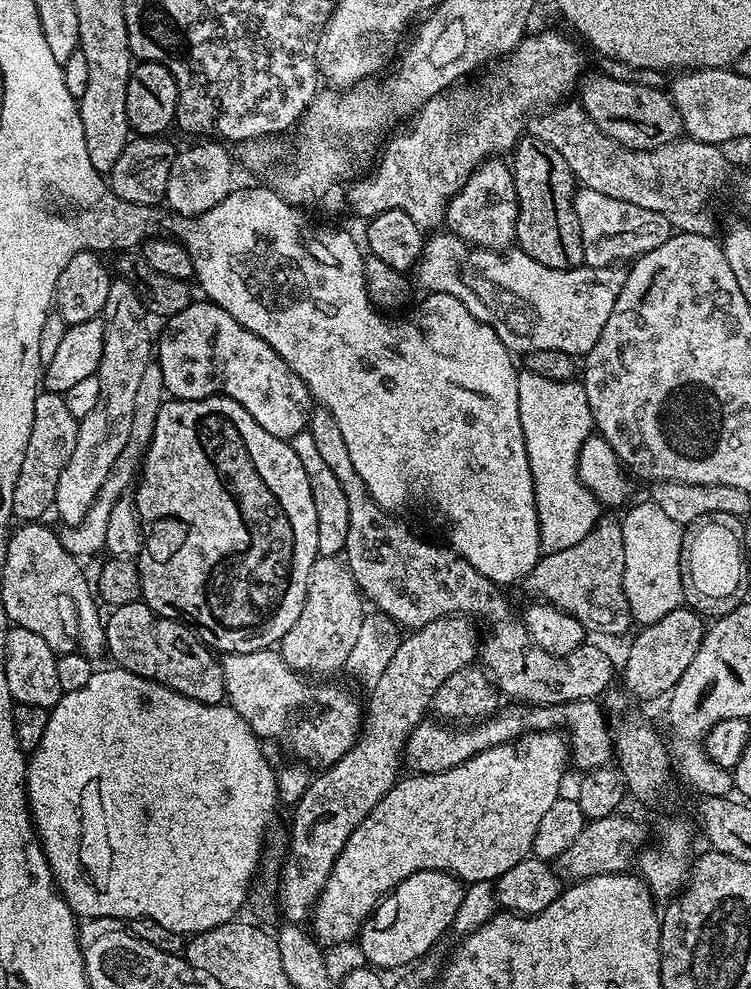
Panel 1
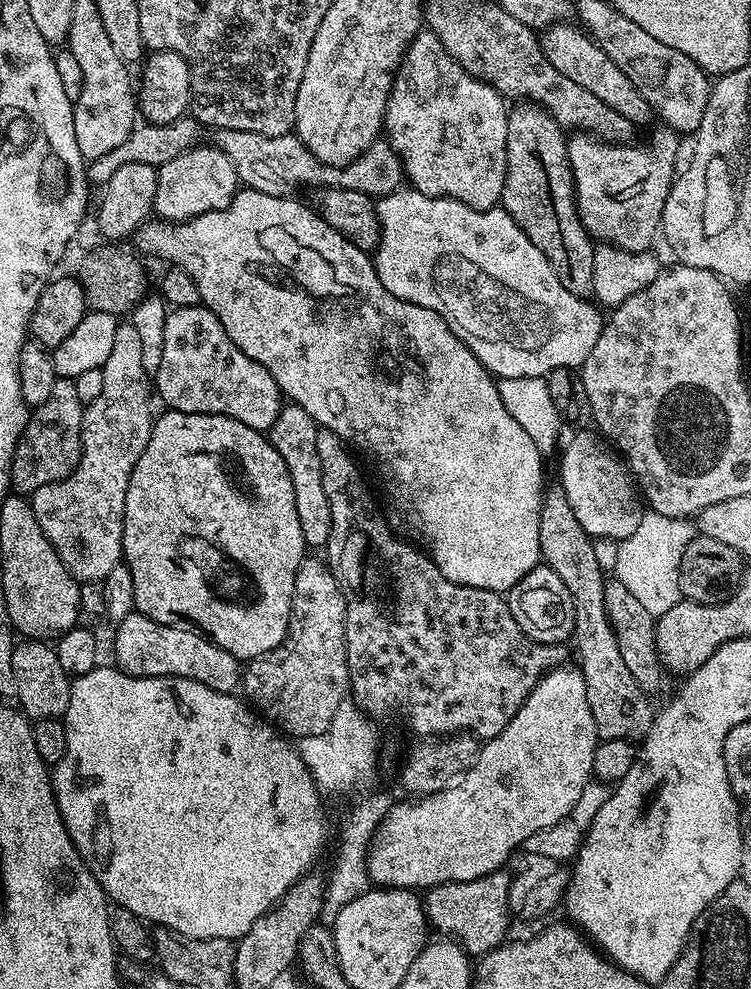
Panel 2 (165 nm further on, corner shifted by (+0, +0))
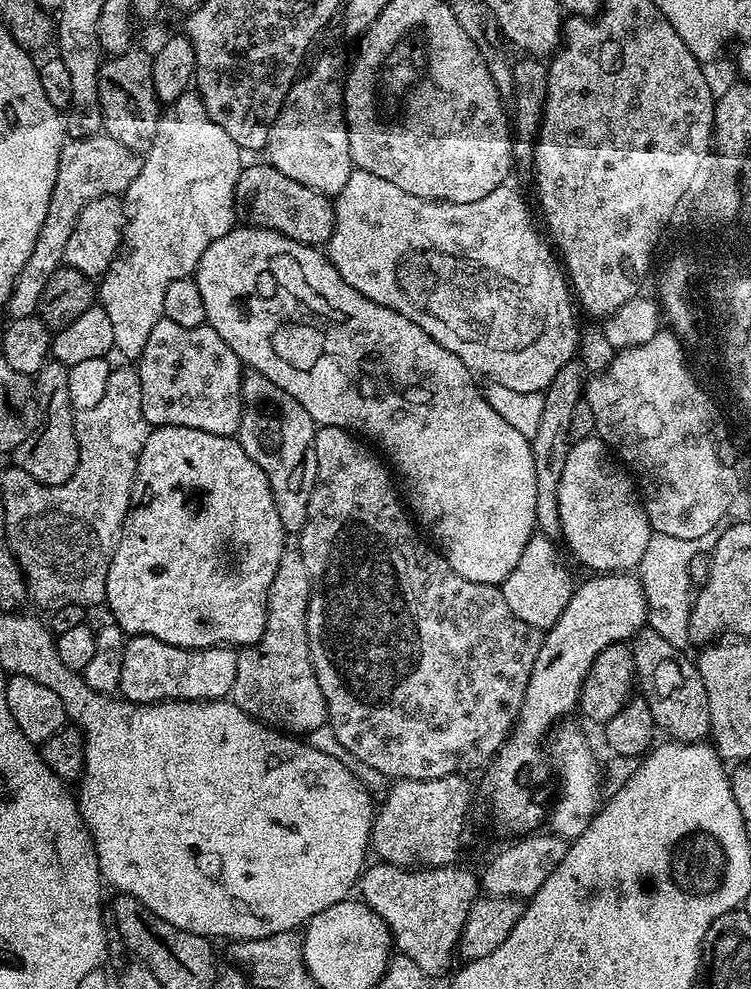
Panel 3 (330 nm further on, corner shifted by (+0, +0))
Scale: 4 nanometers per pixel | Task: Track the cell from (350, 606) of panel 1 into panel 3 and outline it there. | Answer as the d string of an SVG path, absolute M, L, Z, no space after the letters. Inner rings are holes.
M285 547L282 558L278 561L274 582L270 582L266 630L257 644L241 647L236 652L238 670L234 670L234 686L230 693L232 703L237 704L254 719L267 724L269 728L275 728L285 734L310 734L328 722L326 698L322 694L314 672L306 634L306 614L311 597L310 573L306 571L306 562L302 562L299 547Z

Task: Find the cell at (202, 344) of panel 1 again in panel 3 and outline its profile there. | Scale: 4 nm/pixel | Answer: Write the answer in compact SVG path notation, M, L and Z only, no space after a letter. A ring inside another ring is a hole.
M160 319L138 361L142 382L142 414L152 428L190 426L210 434L236 436L240 430L242 382L246 375L238 354L207 323L197 328Z

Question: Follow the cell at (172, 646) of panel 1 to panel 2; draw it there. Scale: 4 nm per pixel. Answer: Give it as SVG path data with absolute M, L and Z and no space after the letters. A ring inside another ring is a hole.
M135 610L115 625L115 667L131 676L177 676L190 678L229 694L235 693L242 684L242 664L234 654L222 650L207 636L188 626L154 622ZM236 688L236 689L235 689Z

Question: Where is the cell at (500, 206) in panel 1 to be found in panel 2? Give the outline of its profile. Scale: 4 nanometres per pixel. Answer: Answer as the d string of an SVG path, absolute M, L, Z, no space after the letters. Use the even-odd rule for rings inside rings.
M422 30L409 42L408 49L404 51L404 56L400 60L400 66L396 70L396 77L388 95L388 105L384 111L382 132L386 137L387 143L392 145L393 150L399 156L400 163L404 165L407 183L415 188L416 191L427 196L448 196L451 200L462 202L474 210L485 212L487 208L497 207L504 195L504 179L506 178L506 126L508 125L509 111L509 105L504 97L499 96L492 89L491 84L488 84L485 80L474 78L469 72L462 70L462 66L458 66L458 62L454 58L450 58L450 54L444 49L442 42L438 42L436 35L430 31Z

